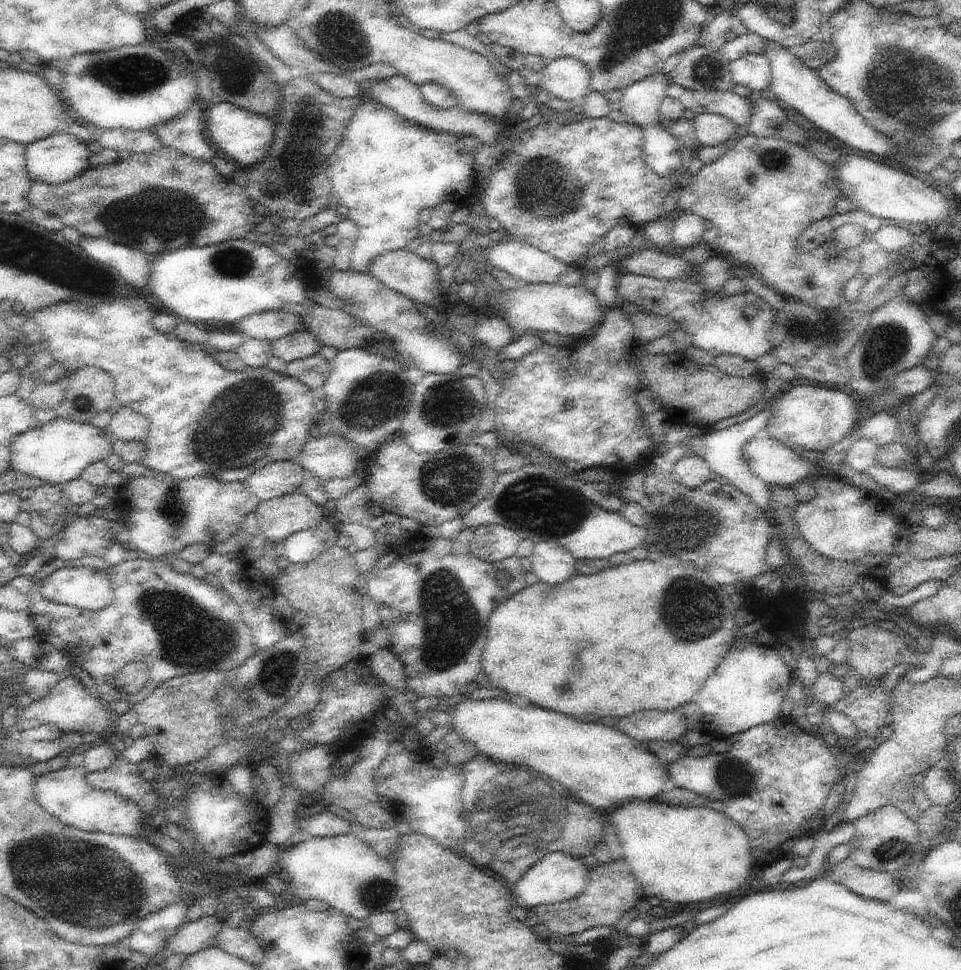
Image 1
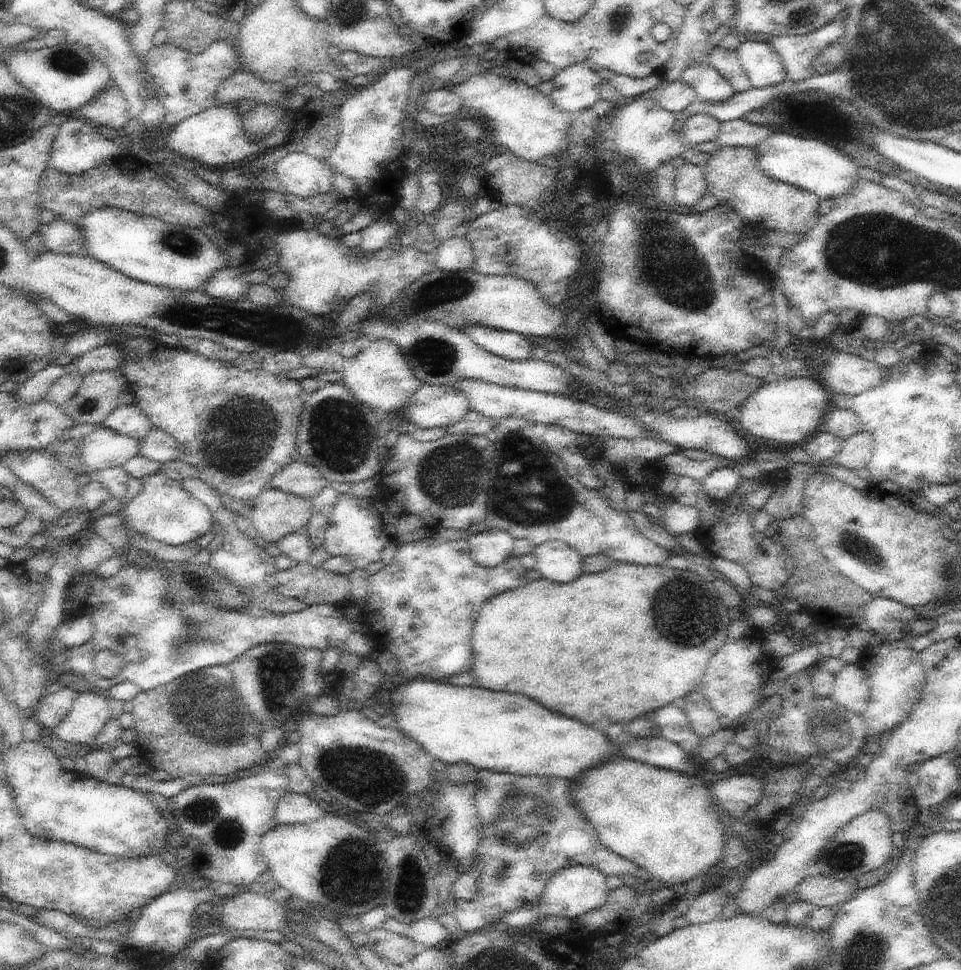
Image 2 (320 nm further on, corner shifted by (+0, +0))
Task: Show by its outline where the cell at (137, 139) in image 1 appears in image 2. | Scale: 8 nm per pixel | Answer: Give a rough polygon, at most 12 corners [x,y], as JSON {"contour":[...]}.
{"contour":[[112,81],[75,115],[116,130],[131,119],[122,90]]}

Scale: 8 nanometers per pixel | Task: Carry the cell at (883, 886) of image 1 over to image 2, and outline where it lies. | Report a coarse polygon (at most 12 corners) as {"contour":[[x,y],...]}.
{"contour":[[812,872],[794,898],[819,907],[857,894],[853,881]]}

